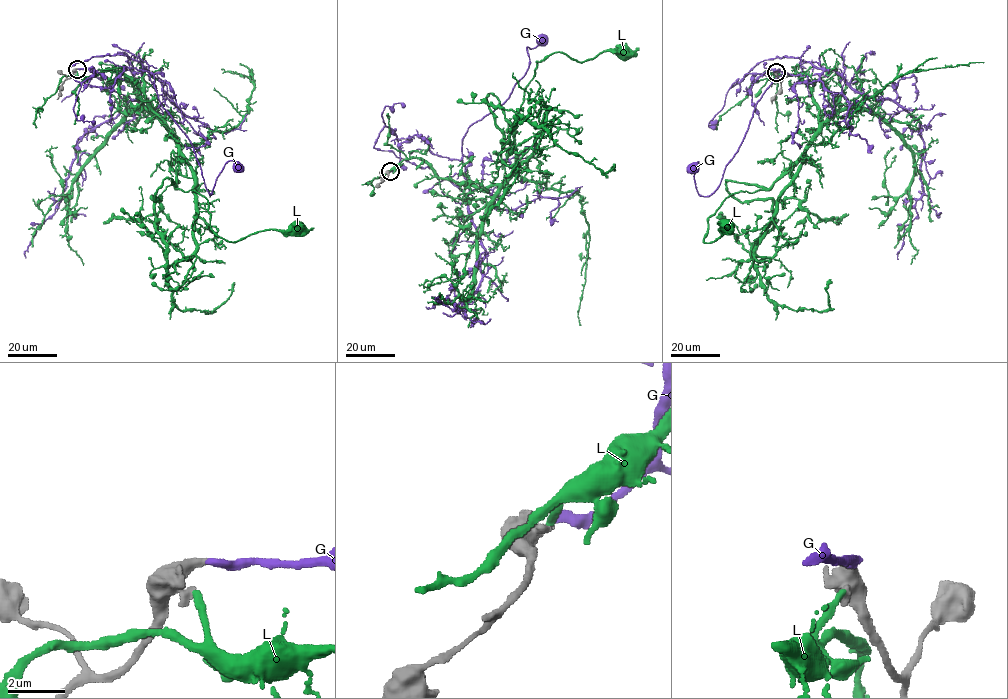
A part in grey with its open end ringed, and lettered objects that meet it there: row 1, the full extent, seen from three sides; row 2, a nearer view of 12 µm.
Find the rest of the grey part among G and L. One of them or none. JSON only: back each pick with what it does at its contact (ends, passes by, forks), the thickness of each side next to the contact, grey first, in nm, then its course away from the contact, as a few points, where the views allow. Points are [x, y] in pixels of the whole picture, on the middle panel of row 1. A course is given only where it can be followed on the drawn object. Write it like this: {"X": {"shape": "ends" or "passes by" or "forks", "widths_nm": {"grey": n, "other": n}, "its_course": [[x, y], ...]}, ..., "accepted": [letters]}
{"G": {"shape": "ends", "widths_nm": {"grey": 320, "other": 320}, "its_course": [[390, 171], [399, 144], [385, 126], [374, 147], [467, 195], [463, 138], [509, 97], [541, 41]]}, "accepted": ["G"]}

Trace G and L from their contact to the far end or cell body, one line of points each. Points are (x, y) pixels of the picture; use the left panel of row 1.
G: (77, 68), (95, 70), (80, 82), (68, 69), (93, 56), (140, 61), (209, 194), (227, 162), (237, 167)
L: (76, 71), (134, 79), (173, 137), (176, 187), (207, 199), (220, 237), (237, 242), (296, 227)

